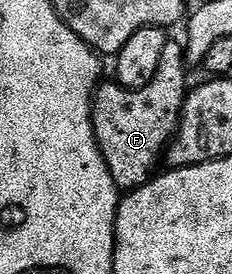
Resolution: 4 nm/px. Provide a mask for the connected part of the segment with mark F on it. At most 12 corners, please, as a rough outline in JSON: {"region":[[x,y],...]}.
{"region":[[168,39],[149,87],[96,92],[95,142],[119,190],[156,176],[189,92]]}

